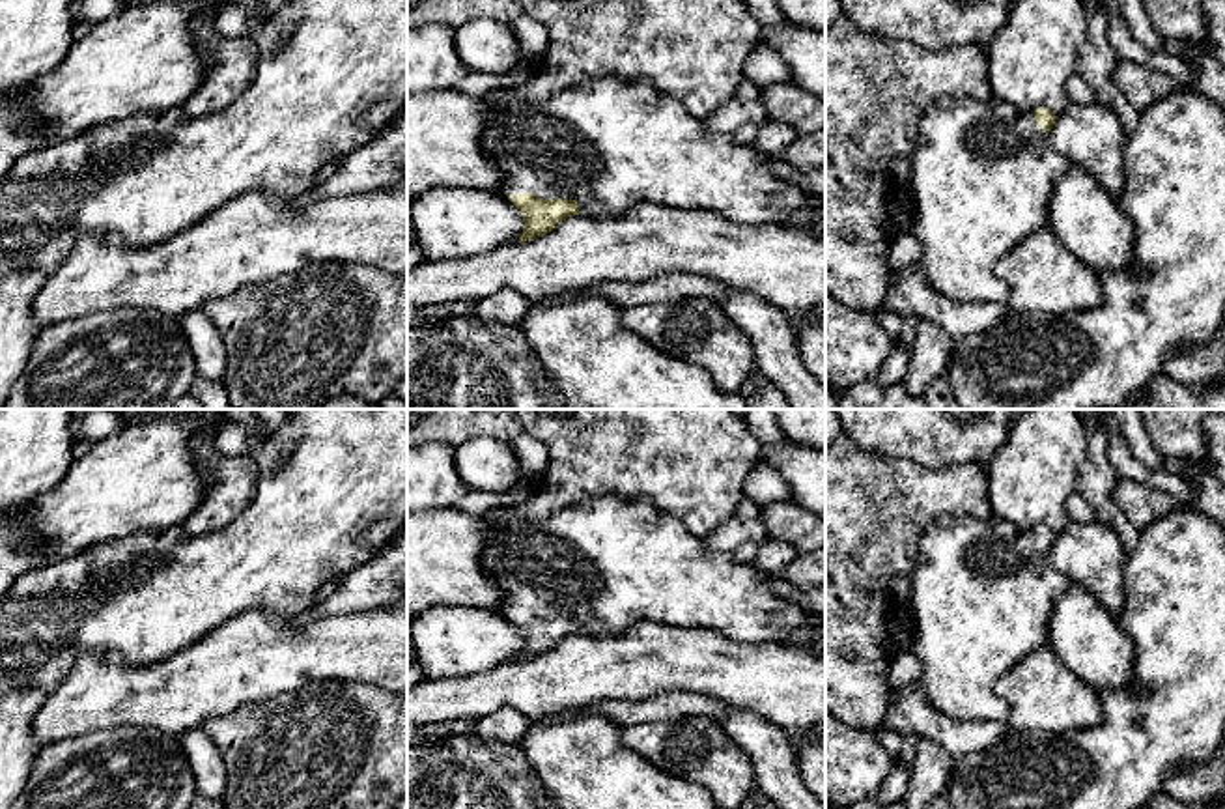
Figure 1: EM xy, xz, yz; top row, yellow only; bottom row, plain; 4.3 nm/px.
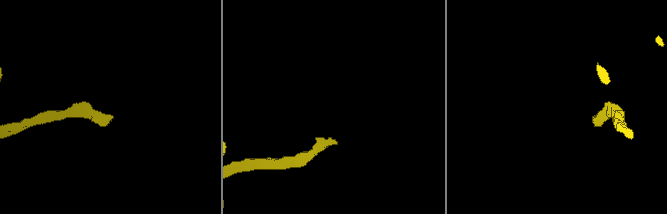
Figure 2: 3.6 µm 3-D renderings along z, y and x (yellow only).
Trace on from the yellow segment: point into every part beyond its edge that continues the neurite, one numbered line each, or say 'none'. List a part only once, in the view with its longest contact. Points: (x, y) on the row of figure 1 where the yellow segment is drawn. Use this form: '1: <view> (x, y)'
1: xz (609, 144)

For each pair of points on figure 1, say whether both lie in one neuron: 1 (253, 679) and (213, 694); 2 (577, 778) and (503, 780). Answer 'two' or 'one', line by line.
1: one
2: two

